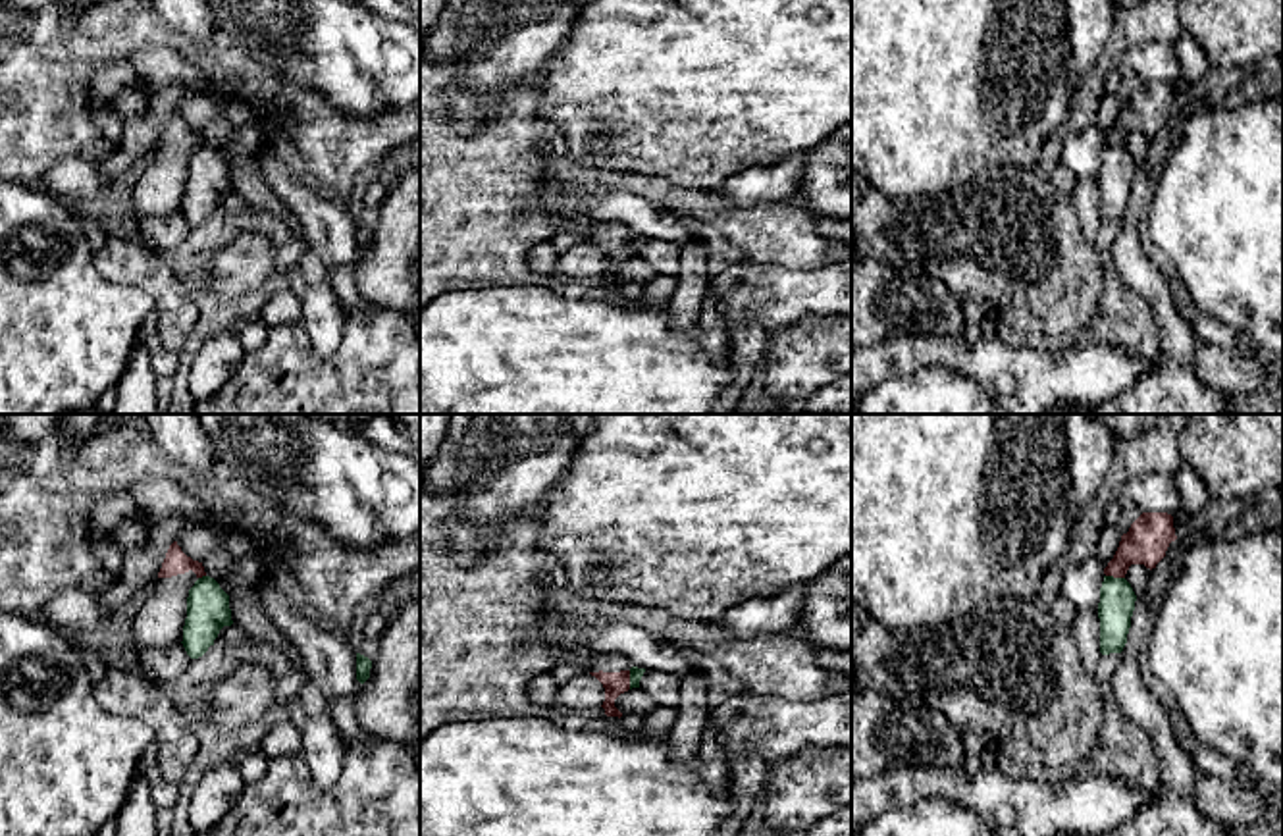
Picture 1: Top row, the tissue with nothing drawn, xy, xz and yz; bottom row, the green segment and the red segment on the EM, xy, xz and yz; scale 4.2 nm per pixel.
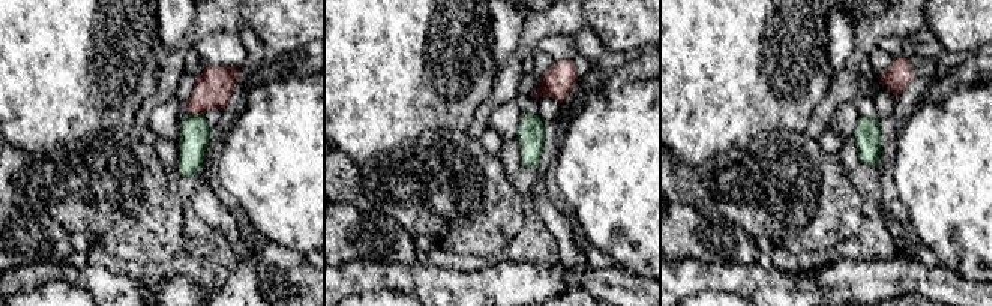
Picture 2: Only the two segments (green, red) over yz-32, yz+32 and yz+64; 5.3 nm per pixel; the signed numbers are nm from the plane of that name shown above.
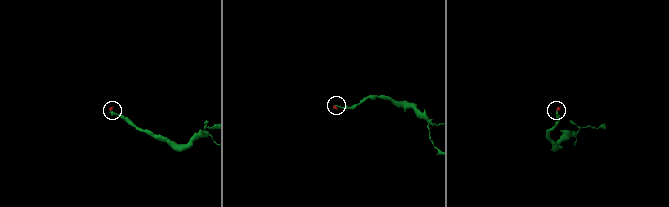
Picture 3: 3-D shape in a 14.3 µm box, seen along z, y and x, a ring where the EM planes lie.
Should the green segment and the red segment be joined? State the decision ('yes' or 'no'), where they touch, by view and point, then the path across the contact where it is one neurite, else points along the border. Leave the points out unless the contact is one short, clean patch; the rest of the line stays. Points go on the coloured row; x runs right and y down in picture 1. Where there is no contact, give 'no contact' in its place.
no; contact xz (630, 680); border xz (628, 671), (630, 688)

